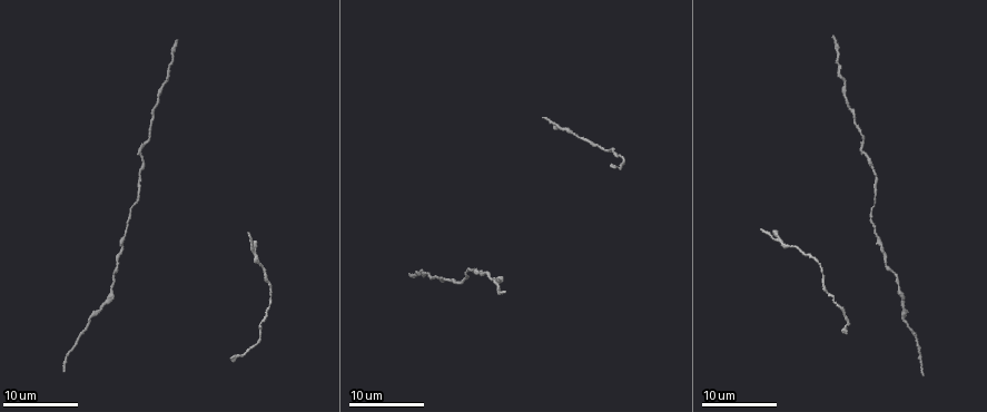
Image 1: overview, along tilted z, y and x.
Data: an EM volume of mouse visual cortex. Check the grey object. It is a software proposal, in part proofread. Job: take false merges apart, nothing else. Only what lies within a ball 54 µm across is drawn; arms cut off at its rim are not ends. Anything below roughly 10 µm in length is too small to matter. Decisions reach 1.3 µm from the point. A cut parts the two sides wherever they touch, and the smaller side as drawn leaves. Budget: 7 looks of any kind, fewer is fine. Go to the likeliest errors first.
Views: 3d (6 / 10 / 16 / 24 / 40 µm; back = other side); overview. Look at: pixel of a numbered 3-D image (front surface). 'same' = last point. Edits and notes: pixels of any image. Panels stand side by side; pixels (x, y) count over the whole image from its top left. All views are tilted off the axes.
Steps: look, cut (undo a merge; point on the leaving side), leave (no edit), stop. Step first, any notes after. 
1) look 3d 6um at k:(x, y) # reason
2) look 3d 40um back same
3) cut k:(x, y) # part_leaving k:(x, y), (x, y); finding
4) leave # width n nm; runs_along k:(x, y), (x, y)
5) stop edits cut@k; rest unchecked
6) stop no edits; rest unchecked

look 3d 24um at 1:(447, 281) # a narrow waist

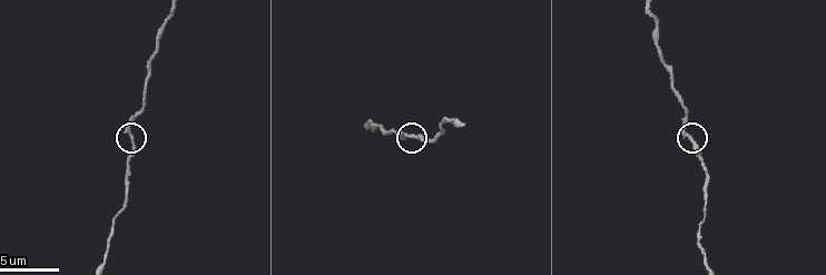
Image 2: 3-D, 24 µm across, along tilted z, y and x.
look 3d 6um at 2:(410, 135)

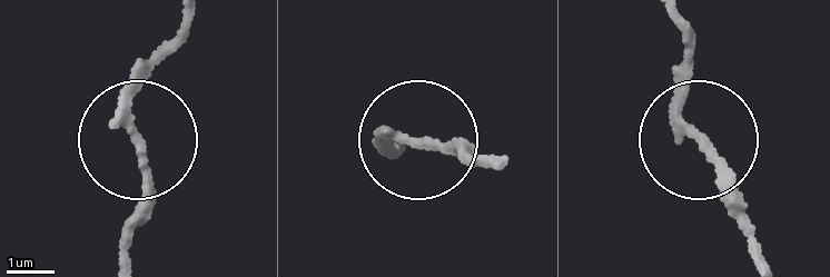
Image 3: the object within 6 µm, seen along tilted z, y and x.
leave # runs_along 3:(126, 253), (145, 144), (128, 90), (183, 21); one neuron here

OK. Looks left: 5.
look 3d 24um at 1:(122, 237) # calibre changes

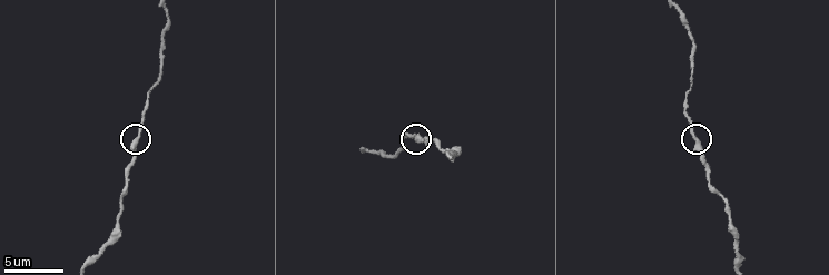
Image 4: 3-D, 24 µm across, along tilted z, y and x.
look 3d 10um at 4:(695, 138) # closer look

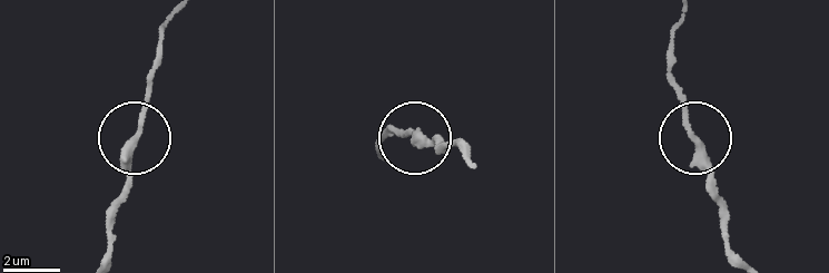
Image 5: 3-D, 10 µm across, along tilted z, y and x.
leave # runs_along 5:(731, 253), (707, 152), (670, 77); continuous, no second neuron

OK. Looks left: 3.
look 3d 6um at 2:(670, 81) # calibre changes

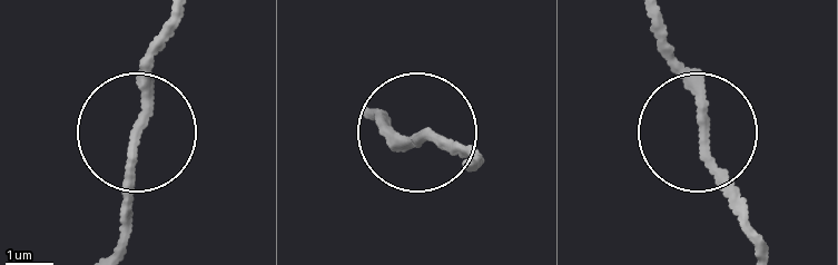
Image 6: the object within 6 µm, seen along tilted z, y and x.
leave # runs_along 6:(469, 158), (422, 138), (396, 143), (368, 116); continuous, no second neuron

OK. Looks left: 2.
look 3d 10um at 4:(457, 149)

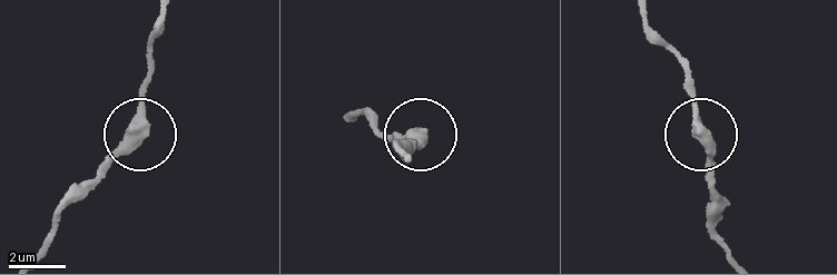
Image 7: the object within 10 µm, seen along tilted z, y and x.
look 3d 10um back at 7:(423, 133)

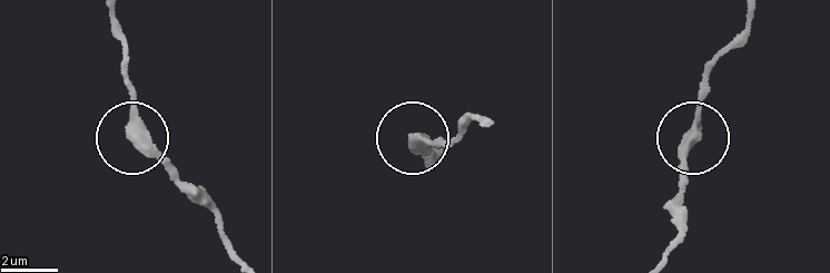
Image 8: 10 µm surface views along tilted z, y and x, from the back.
leave # side_arm 42 um; runs_along 8:(128, 139), (131, 98), (125, 62); continuous, no second neuron

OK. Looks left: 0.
stop no edits; rest unchecked

